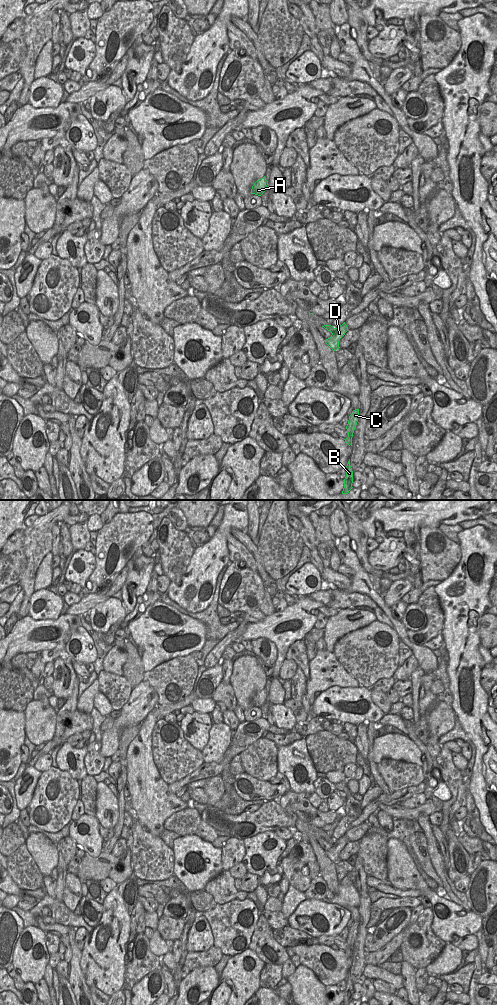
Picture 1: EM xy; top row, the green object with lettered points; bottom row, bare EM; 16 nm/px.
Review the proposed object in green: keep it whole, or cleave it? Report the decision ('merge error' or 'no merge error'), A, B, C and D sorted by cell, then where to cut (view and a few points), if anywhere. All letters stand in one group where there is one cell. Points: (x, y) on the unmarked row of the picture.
merge error | A B C / D | xy (335, 840), (334, 846), (331, 849)

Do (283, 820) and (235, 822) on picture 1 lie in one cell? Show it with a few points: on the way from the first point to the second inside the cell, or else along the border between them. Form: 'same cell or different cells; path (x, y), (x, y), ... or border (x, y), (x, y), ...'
same cell; path (271, 820), (247, 820)

